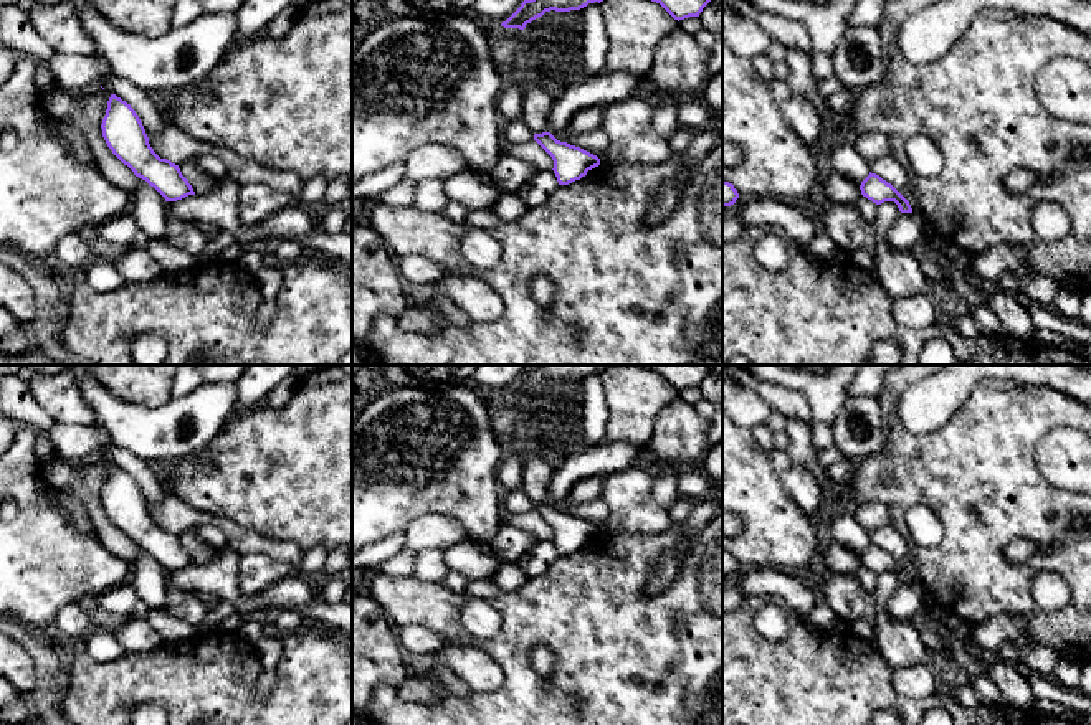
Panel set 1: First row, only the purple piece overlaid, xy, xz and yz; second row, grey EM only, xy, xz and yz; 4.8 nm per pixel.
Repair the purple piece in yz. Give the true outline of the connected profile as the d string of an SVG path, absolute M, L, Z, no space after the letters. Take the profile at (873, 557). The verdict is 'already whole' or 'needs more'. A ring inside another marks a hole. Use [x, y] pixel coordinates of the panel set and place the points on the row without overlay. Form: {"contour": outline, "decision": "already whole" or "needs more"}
{"contour": "M871 543L860 555L861 565L876 575L894 571L901 583L912 583L909 571L879 545Z", "decision": "already whole"}

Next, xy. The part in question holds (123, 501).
{"contour": "M111 464L101 494L102 507L112 524L127 535L136 547L154 557L165 571L177 571L195 565L179 535L160 528L149 514L145 499L136 481Z", "decision": "already whole"}

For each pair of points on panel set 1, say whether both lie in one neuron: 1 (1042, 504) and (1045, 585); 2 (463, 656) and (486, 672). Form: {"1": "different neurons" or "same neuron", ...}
{"1": "different neurons", "2": "same neuron"}

